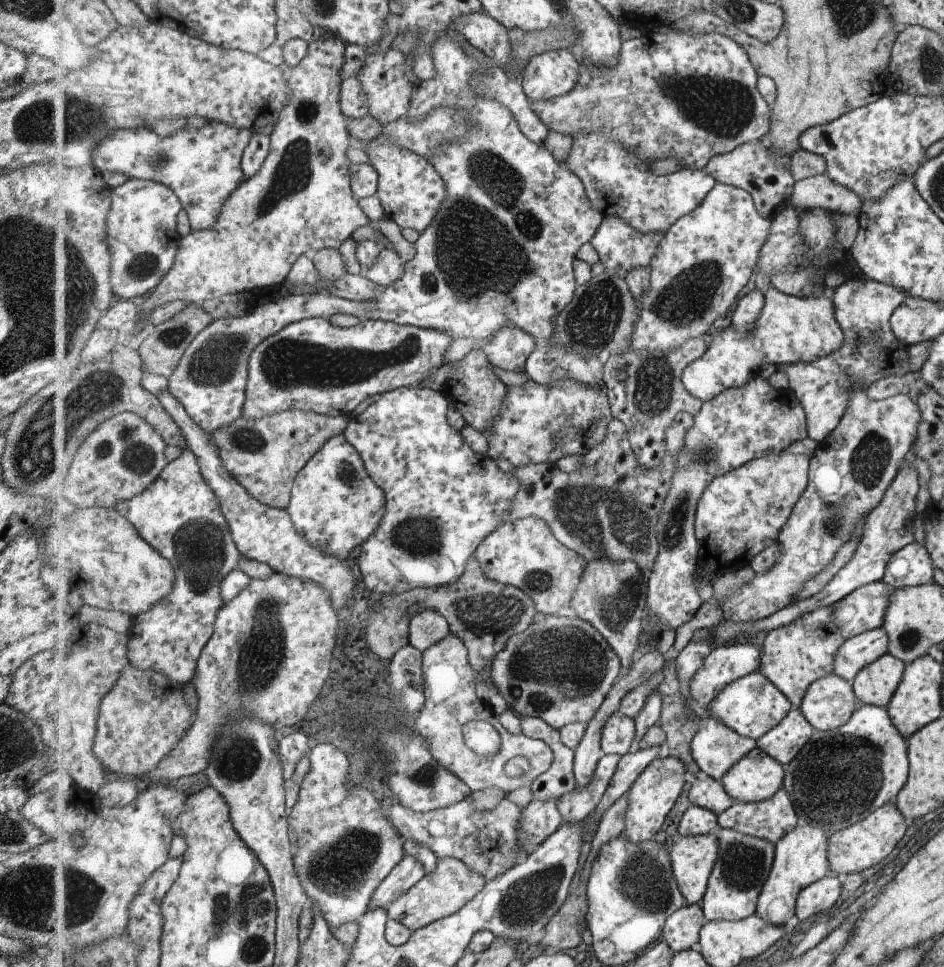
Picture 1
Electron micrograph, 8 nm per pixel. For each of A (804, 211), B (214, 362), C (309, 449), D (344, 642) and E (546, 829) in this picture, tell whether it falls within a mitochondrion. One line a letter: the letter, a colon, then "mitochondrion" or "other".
A: other
B: mitochondrion
C: other
D: other
E: other

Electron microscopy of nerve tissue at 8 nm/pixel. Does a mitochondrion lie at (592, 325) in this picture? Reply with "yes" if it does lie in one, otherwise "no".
yes

